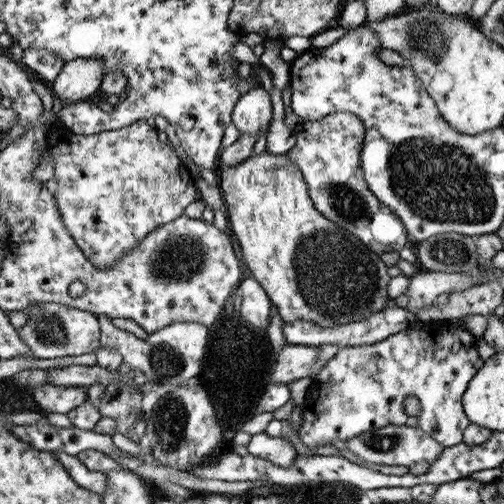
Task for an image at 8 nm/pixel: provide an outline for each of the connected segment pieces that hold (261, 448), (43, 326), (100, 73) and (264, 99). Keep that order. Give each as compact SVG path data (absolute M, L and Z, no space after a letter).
M265 432L252 433L252 440L247 447L253 456L264 458L283 468L292 466L297 458L296 448L288 438L273 438Z
M38 302L30 305L24 309L28 312L28 321L24 326L17 330L22 342L30 348L30 352L36 358L42 360L50 360L50 358L62 358L62 356L82 356L88 352L95 352L96 348L100 346L101 326L97 315L90 311L80 310L78 308L70 307L56 302Z
M78 58L68 61L64 68L61 68L60 74L58 74L57 78L54 80L53 85L50 86L56 104L75 105L77 103L84 103L84 100L89 98L89 95L100 90L104 76L104 59Z
M262 86L240 96L232 110L232 123L240 129L240 134L258 135L259 138L268 130L273 119L270 100L270 94Z

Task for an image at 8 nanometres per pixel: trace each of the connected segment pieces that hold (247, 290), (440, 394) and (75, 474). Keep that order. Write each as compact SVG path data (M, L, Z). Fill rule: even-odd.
M253 276L242 280L236 292L242 295L239 312L248 324L267 329L270 324L270 297Z
M410 313L408 328L402 332L392 334L372 345L341 347L313 377L309 397L302 410L300 440L308 447L328 446L327 443L334 439L347 442L364 432L393 425L419 428L444 447L460 444L463 442L466 427L471 424L462 407L462 396L470 380L485 362L476 349L477 339L464 325L460 325L460 322L422 321L417 314ZM408 396L418 398L421 404L418 417L408 415L404 411L404 400Z
M57 451L54 454L59 459L61 466L66 468L66 471L81 488L98 493L99 495L104 495L107 492L107 474L88 470L88 468L78 460L77 456L71 456L61 451Z

